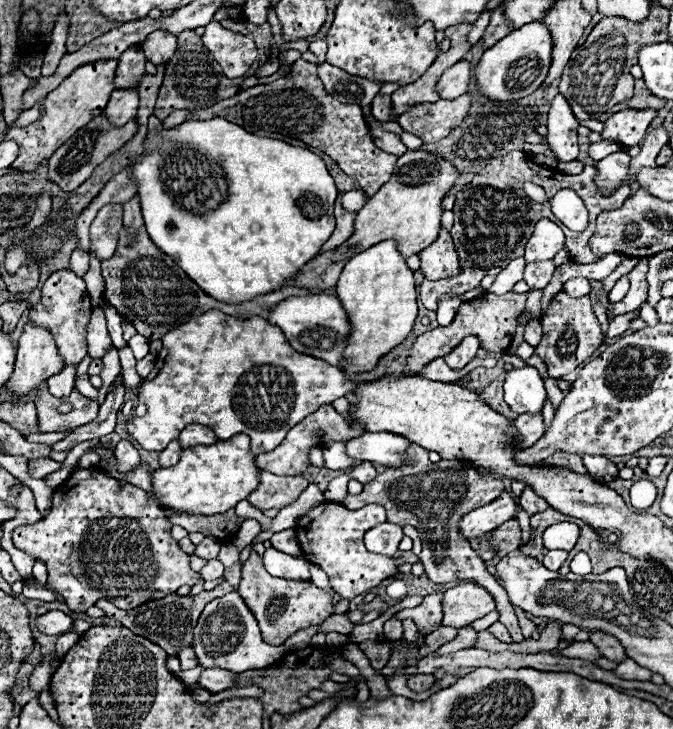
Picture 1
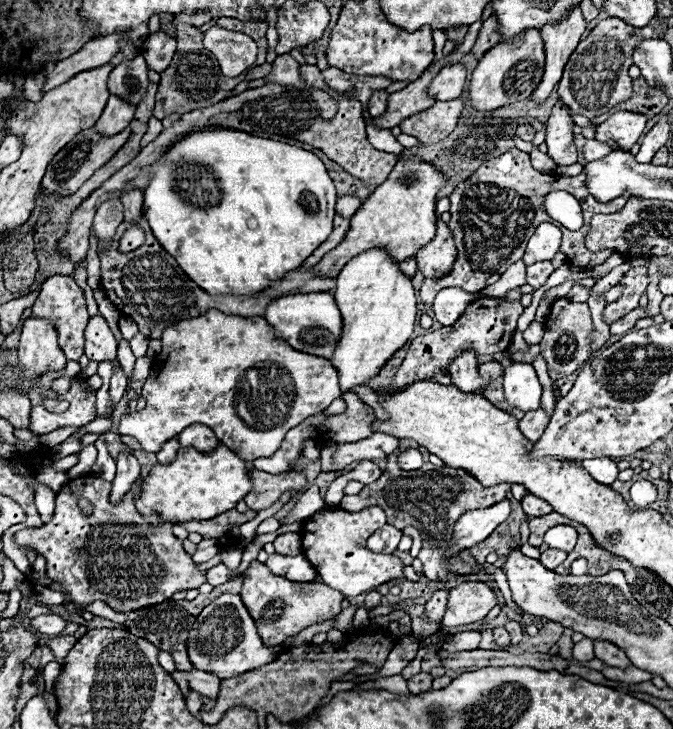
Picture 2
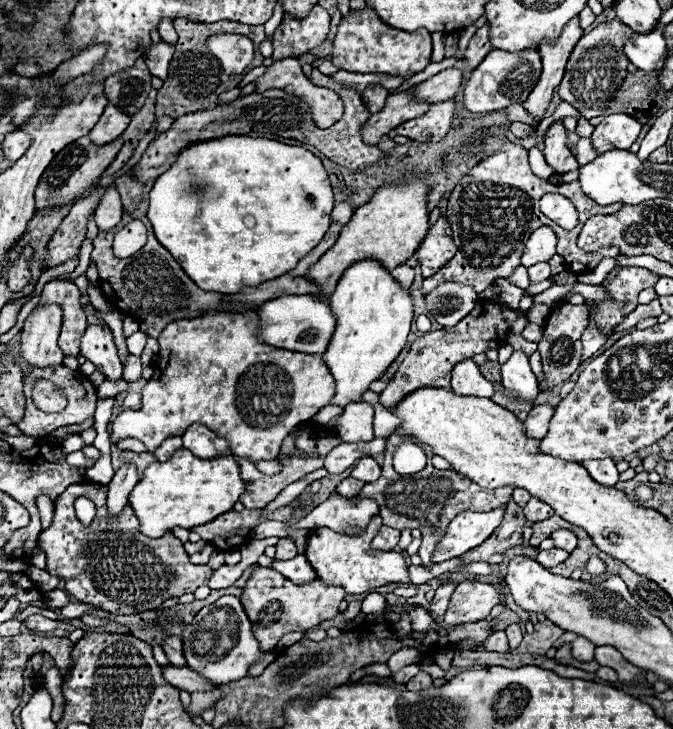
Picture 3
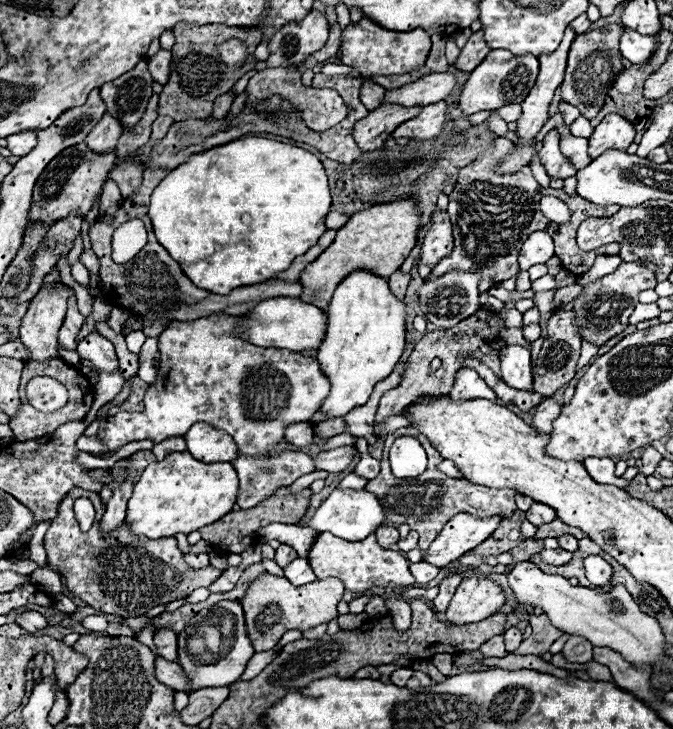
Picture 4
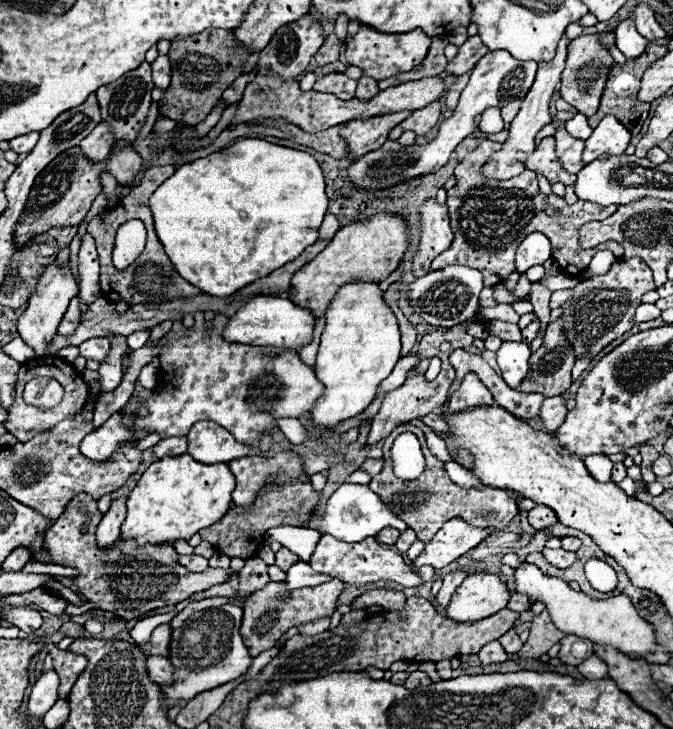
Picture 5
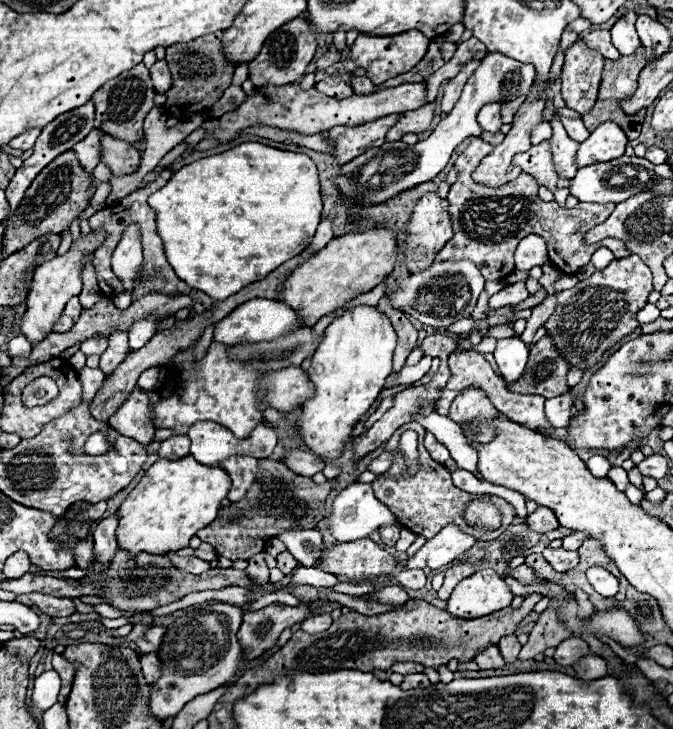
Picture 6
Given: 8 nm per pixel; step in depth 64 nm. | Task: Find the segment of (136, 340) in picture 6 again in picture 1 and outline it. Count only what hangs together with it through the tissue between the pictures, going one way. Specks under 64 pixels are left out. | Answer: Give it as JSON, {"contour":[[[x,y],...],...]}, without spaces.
{"contour":[[[140,334],[132,336],[132,338],[128,340],[128,346],[134,350],[136,360],[142,360],[142,358],[148,354],[148,340],[146,340],[146,338],[142,338]]]}

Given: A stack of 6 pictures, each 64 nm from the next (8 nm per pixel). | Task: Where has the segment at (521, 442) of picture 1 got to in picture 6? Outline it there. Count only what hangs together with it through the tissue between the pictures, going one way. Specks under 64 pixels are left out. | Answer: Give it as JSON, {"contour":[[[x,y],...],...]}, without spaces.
{"contour":[[[562,394],[556,398],[546,400],[546,420],[552,424],[552,428],[564,428],[570,420],[570,406],[574,404],[574,396]]]}

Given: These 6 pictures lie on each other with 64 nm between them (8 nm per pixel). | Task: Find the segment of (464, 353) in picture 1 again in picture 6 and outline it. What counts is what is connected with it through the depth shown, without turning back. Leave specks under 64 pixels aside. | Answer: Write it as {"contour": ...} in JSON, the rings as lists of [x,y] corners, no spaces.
{"contour":[[[468,386],[462,394],[458,394],[450,406],[450,412],[448,412],[448,418],[462,424],[478,424],[482,420],[488,420],[488,418],[494,418],[496,414],[496,408],[492,406],[490,398],[480,390],[480,388],[474,388],[474,386]]]}

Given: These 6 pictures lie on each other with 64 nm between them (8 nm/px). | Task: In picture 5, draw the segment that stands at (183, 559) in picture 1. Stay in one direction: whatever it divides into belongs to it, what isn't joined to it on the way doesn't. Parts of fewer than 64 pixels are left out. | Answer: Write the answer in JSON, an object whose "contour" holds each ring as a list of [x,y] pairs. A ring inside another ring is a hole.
{"contour":[[[78,492],[66,504],[64,514],[58,520],[54,520],[54,524],[46,530],[44,544],[54,564],[62,564],[78,570],[72,582],[84,600],[96,604],[100,610],[114,612],[124,620],[134,620],[140,614],[150,612],[154,608],[178,604],[188,596],[192,596],[194,592],[208,590],[218,582],[226,582],[226,578],[232,574],[232,570],[222,570],[222,568],[206,568],[204,572],[190,572],[188,568],[178,564],[178,552],[174,550],[174,544],[138,546],[136,540],[118,538],[110,548],[100,548],[94,536],[100,520],[102,520],[102,512],[98,510],[96,500],[86,492]],[[80,506],[86,506],[92,512],[90,526],[88,526],[90,530],[86,534],[80,532],[84,524],[84,514],[80,512]]]}

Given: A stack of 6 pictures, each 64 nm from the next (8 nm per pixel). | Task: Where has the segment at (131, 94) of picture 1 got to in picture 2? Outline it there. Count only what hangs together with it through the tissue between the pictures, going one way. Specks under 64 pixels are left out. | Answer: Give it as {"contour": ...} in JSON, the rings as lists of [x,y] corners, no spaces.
{"contour":[[[110,96],[100,120],[96,122],[98,124],[98,132],[100,134],[116,134],[118,130],[124,130],[132,118],[134,118],[134,110],[136,106],[118,98],[118,96]]]}

